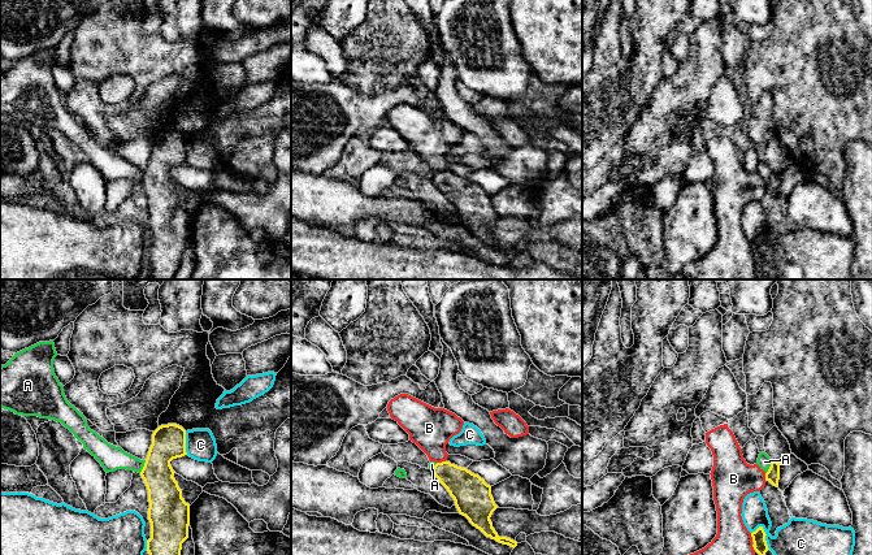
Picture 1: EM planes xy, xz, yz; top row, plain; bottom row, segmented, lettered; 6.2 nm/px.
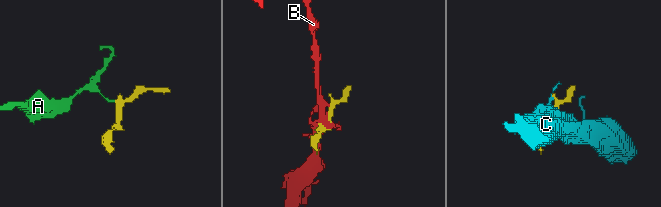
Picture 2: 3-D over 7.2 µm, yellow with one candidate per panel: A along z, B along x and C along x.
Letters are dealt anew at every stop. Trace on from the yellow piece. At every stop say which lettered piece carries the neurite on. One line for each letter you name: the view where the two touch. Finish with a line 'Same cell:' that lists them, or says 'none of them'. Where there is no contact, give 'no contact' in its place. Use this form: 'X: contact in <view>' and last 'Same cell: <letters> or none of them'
Same cell: none of them

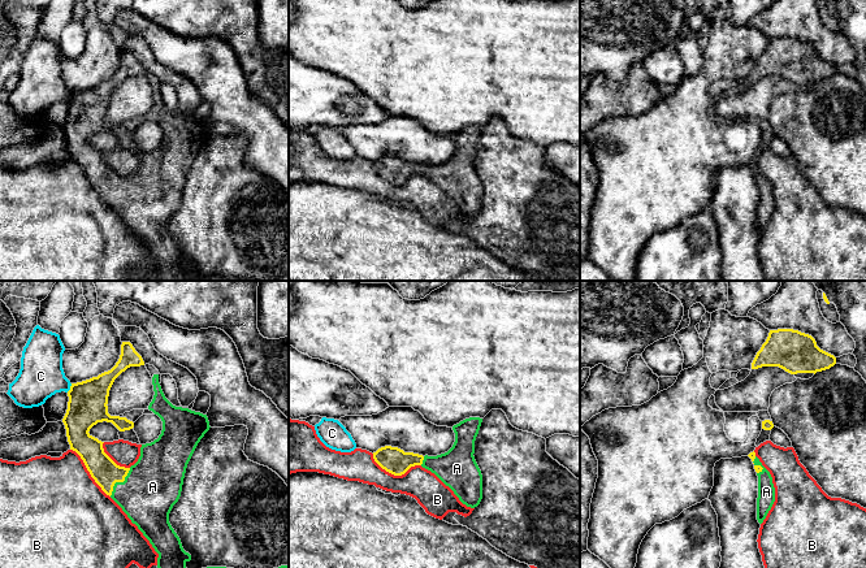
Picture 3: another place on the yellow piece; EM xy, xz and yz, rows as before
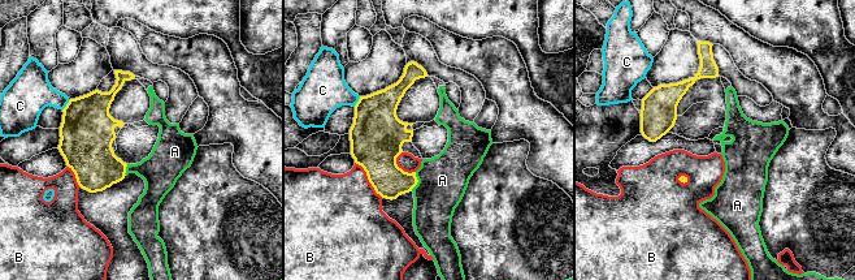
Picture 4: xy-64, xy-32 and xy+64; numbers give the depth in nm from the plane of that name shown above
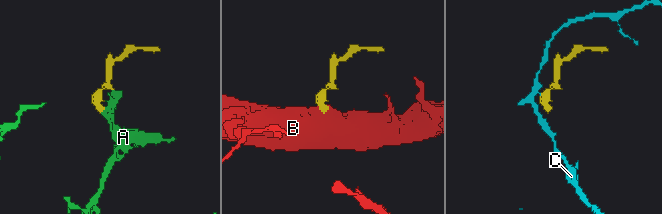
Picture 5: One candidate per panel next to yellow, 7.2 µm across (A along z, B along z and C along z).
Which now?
A: contact in xy
Same cell: A

